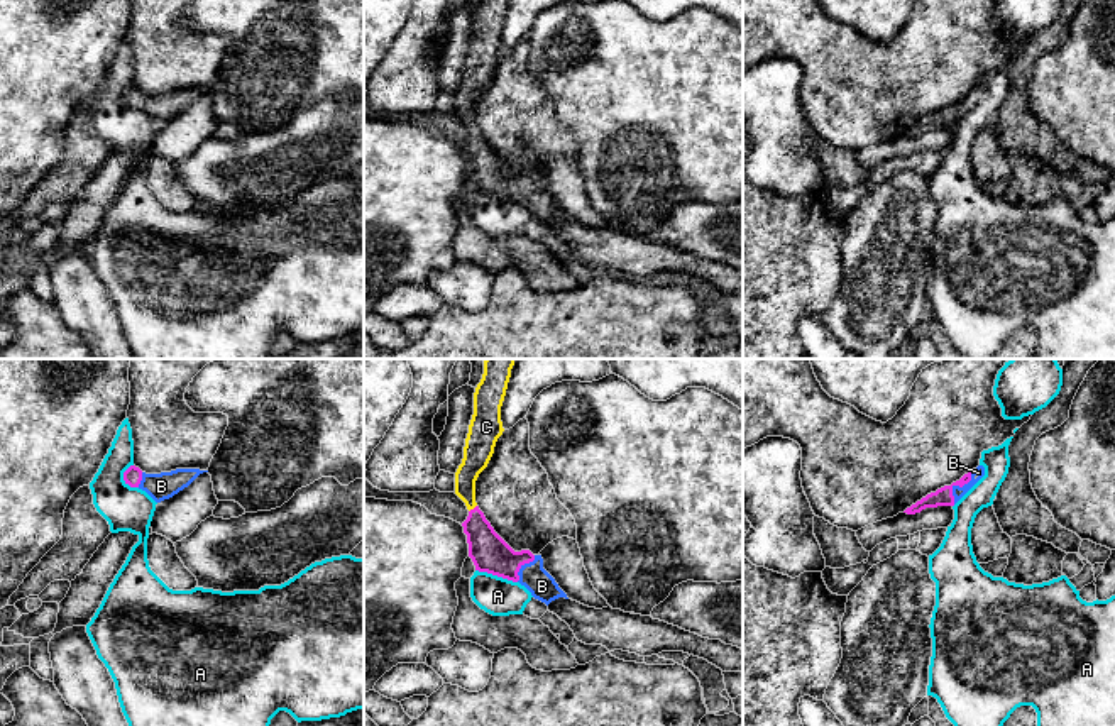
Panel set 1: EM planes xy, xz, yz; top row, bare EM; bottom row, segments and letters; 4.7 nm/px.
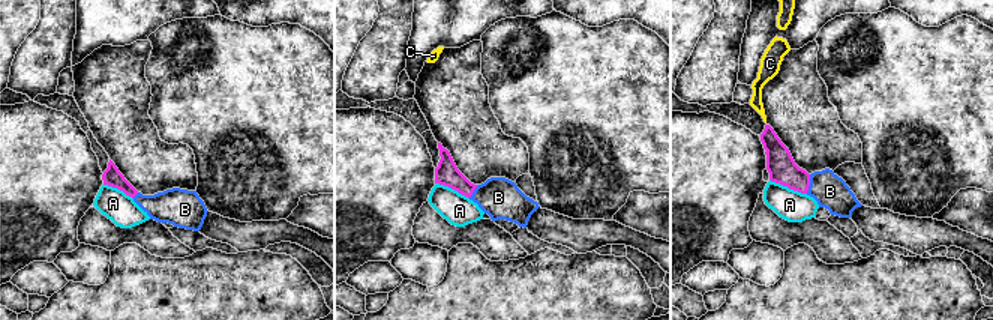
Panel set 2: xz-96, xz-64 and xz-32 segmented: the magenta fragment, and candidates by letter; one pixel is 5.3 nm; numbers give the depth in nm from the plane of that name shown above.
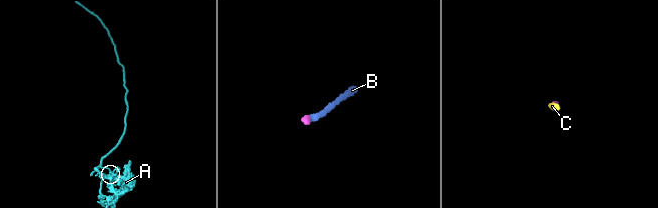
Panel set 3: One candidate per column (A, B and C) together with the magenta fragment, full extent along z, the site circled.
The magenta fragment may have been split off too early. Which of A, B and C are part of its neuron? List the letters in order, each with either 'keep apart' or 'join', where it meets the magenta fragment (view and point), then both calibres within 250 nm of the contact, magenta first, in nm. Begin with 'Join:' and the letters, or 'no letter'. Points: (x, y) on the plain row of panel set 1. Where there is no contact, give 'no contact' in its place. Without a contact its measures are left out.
Join: B, C
A: keep apart | xz (496, 195) | 180/180 nm
B: join | yz (958, 105) | 90/60 nm
C: join | xz (474, 129) | 180/130 nm

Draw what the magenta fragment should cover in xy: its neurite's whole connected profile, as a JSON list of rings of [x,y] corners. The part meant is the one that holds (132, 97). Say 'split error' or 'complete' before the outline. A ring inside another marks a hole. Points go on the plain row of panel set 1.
split error | [[[130,86],[124,93],[124,102],[130,108],[146,112],[156,124],[173,118],[188,108],[200,95],[208,91],[200,90],[176,90],[161,95],[146,95],[139,88]]]

